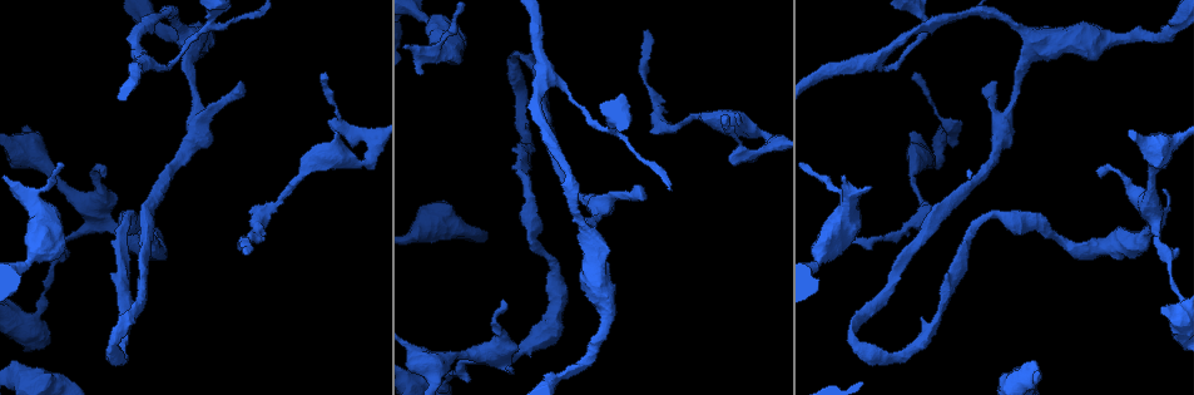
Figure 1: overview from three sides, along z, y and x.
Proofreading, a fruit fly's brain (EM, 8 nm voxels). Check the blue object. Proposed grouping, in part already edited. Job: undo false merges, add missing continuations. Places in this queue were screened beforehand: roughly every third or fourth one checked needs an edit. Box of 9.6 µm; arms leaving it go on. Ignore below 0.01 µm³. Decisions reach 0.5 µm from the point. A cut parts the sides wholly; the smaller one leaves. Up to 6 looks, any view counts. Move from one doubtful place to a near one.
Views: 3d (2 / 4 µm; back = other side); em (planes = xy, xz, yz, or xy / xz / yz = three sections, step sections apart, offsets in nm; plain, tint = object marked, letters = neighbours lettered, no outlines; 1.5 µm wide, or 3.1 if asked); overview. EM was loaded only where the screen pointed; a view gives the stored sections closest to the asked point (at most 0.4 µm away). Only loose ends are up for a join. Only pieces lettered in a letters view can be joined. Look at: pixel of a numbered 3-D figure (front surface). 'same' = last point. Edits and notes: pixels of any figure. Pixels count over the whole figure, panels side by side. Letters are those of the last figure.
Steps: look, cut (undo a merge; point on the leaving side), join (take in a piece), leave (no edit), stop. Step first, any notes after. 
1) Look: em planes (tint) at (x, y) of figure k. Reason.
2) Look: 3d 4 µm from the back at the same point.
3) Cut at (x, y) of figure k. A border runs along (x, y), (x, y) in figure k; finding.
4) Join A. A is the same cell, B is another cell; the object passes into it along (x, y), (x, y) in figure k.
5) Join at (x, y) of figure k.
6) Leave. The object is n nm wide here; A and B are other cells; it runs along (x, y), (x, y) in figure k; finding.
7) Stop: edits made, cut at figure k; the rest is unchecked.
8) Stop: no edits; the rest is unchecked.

Look: em xy step 4 (letters) at (985, 215) of figure 1.

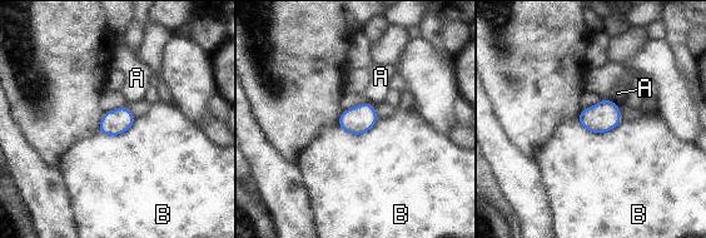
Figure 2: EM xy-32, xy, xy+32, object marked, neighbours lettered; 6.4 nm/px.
Leave. A and B are other cells; continuous, no second neuron.

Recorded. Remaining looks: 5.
Look: 3d 4 µm at (472, 354) of figure 1. Calibre changes.

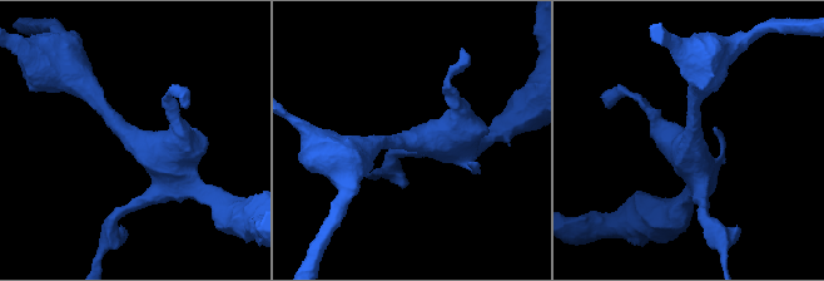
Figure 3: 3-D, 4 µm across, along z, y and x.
Look: em planes (letters) at (689, 131) of figure 3. The arms are 220, 460 nm wide; shape alone is not enough.

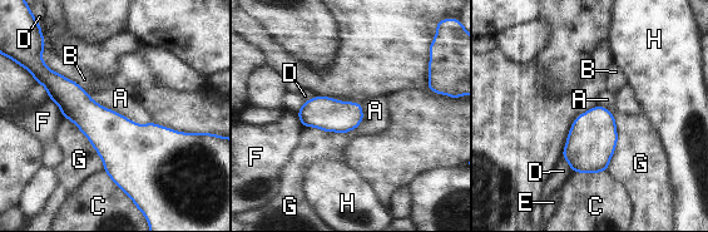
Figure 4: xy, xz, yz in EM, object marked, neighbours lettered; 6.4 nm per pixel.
Leave. A, B, C, D, E, F, G and H are other cells; all the same neuron.

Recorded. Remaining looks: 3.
Look: 3d 2 µm at (608, 132) of figure 1. Branch point.

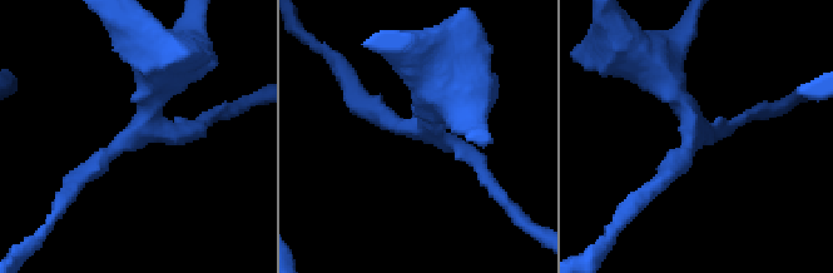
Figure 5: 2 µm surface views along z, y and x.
Look: em planes (letters) at (692, 138) of figure 5. 3 arms meet here.

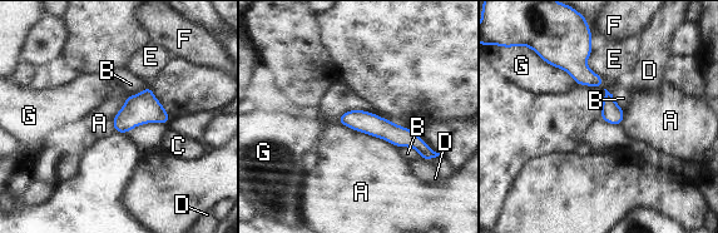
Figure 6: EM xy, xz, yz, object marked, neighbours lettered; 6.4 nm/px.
Leave. A, B, C, D, E, F and G are other cells; a border runs along (338, 123), (380, 137), (399, 147) in figure 6; one neuron here.

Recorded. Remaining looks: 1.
Stop: no edits; the rest is unchecked.

